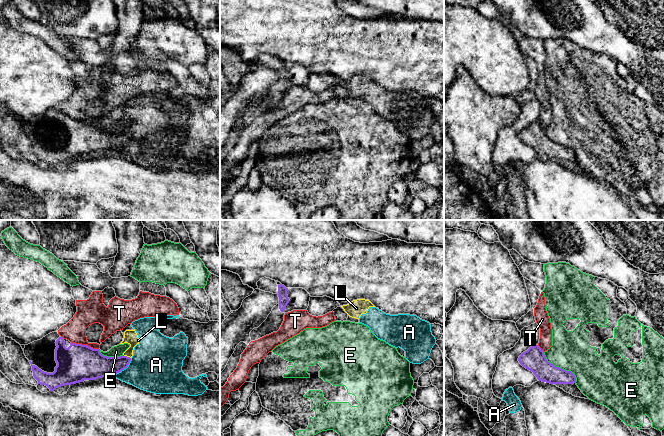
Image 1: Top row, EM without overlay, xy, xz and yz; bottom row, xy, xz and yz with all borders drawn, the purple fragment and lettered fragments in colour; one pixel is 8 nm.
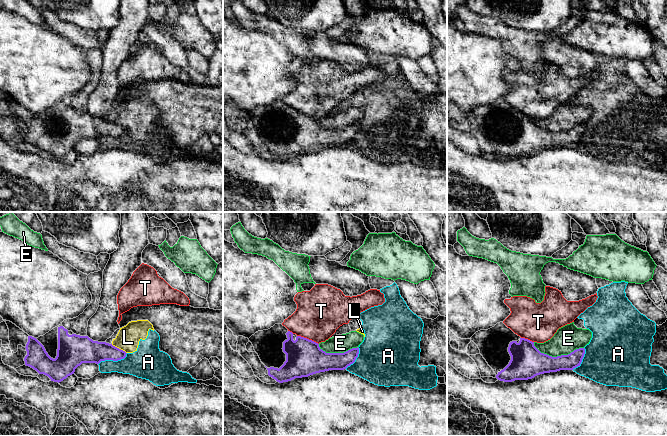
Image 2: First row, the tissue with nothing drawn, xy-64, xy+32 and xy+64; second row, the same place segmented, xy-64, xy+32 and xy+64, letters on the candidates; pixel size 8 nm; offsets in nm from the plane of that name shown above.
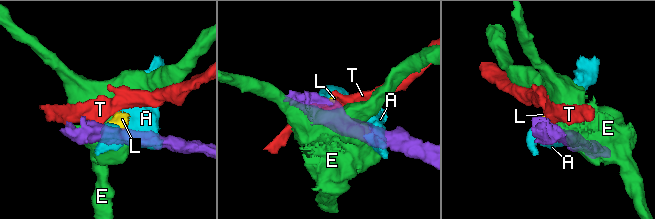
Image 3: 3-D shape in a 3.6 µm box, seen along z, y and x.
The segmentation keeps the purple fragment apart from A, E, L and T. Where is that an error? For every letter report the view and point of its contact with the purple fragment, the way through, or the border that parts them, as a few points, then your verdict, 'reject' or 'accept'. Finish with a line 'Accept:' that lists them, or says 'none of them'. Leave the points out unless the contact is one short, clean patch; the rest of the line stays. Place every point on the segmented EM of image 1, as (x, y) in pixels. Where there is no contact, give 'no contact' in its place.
A: contact xy (121, 370); reject
E: contact yz (560, 368); reject
L: contact xy (126, 356); border xy (123, 354), (130, 358); reject
T: contact xy (85, 345); border xy (71, 341), (98, 349); reject
Accept: none of them

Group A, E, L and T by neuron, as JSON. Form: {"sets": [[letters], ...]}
{"sets": [["A", "L"], ["E"], ["T"]]}

